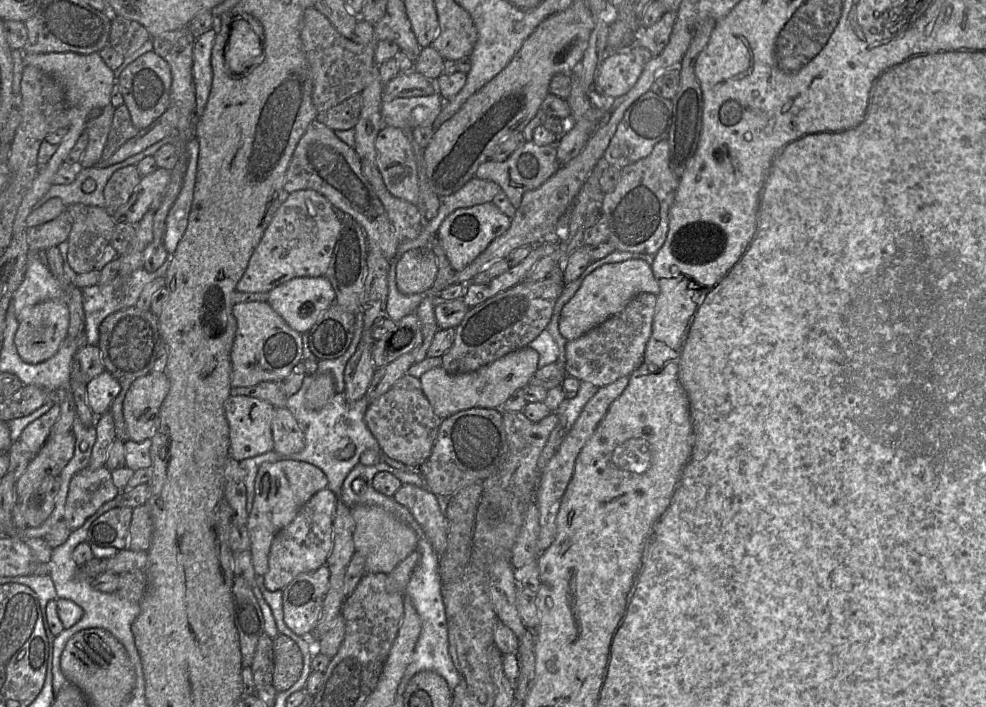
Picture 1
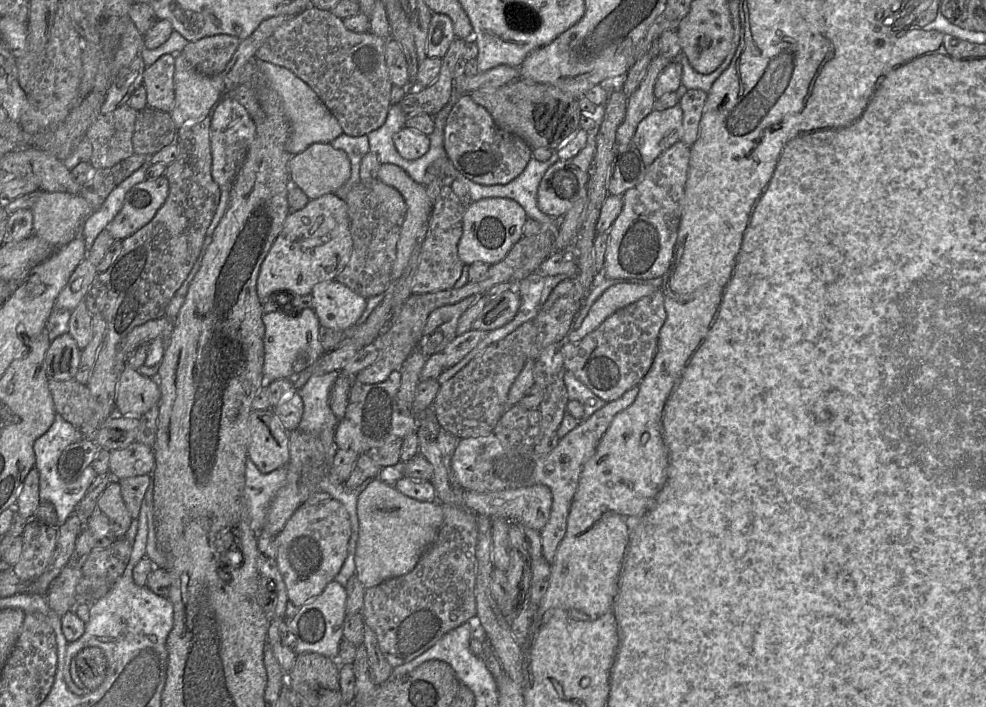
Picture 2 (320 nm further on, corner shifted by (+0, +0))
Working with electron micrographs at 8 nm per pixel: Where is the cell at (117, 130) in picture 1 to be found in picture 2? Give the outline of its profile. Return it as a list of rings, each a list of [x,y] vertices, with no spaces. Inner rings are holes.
[[[149,107],[137,112],[132,137],[134,154],[151,157],[175,142],[177,128],[169,113]]]

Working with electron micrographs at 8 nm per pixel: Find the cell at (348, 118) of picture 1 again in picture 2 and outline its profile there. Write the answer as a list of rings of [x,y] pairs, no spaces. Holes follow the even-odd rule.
[[[455,39],[445,56],[437,79],[424,89],[409,90],[398,103],[406,119],[419,114],[435,117],[449,102],[454,88],[453,70],[462,59],[466,40]]]

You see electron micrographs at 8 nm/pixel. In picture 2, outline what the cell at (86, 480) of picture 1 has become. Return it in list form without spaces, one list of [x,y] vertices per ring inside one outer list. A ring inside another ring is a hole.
[[[66,565],[51,583],[46,593],[47,603],[60,617],[78,605],[76,587],[82,577],[81,569]]]

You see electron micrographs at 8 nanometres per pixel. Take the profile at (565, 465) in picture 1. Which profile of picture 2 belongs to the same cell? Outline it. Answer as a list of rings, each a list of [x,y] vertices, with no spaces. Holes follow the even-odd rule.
[[[639,386],[626,391],[620,398],[607,402],[564,437],[559,439],[557,446],[547,456],[536,454],[532,448],[533,432],[528,434],[528,443],[517,447],[504,448],[495,433],[487,436],[463,438],[458,440],[451,459],[451,466],[457,481],[464,491],[478,493],[502,491],[543,484],[552,492],[553,501],[549,520],[541,529],[542,556],[550,564],[567,530],[567,519],[579,478],[585,463],[594,455],[603,435],[609,428],[614,417],[628,408],[636,399]]]

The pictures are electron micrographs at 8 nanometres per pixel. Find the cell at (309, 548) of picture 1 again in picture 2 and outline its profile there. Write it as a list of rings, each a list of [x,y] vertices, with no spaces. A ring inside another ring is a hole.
[[[338,500],[298,508],[275,537],[276,562],[291,603],[301,607],[335,579],[347,557],[350,535],[349,515]]]

